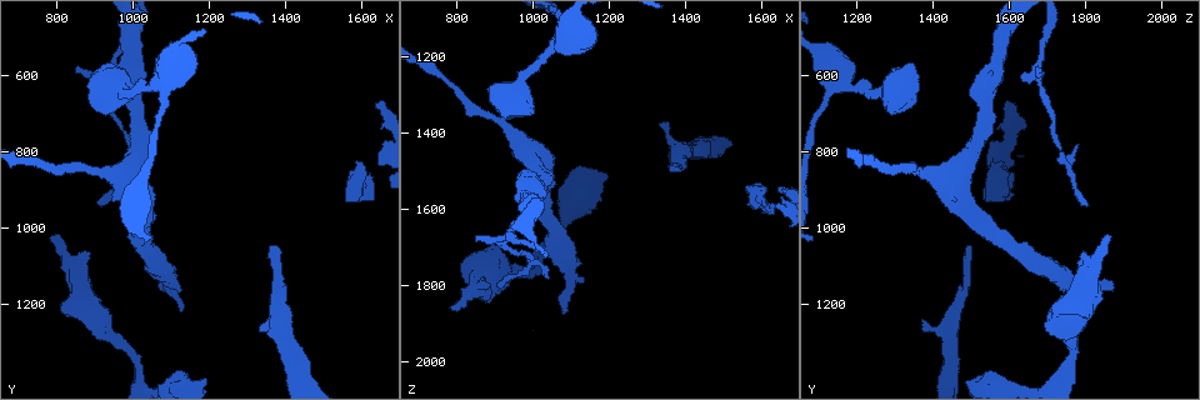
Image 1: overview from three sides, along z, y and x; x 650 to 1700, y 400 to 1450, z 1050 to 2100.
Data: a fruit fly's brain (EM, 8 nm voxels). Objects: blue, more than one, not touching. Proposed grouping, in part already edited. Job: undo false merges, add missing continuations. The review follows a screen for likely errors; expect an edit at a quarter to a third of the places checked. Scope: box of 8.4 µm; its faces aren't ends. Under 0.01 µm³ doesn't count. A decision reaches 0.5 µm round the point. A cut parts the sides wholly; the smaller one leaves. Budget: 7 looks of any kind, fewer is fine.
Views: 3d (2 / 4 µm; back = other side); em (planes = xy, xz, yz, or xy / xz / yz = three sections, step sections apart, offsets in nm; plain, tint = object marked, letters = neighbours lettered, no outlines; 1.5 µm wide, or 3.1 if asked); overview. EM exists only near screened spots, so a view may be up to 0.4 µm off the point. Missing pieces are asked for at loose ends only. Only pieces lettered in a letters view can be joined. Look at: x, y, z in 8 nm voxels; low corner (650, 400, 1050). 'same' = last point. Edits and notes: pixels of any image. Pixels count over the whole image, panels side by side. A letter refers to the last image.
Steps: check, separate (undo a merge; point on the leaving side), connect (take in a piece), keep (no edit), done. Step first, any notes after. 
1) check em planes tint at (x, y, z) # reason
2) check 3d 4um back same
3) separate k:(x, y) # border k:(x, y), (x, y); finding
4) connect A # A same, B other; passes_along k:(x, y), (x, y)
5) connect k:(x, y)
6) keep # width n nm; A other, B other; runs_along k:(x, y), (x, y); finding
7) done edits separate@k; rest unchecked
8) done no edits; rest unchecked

check em yz step 4 tint at (855, 580, 1670)

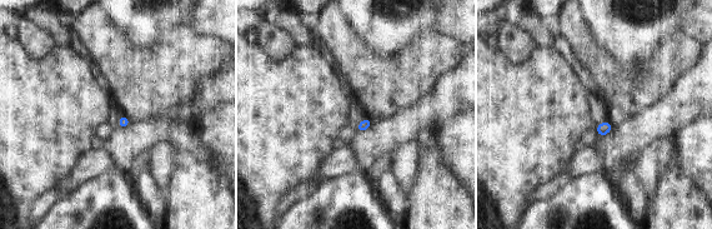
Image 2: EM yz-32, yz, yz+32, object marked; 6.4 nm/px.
check em xz step 4 tint same # another direction

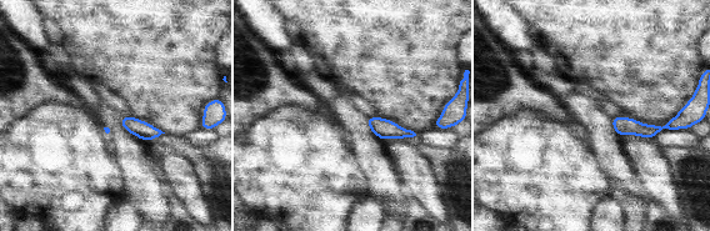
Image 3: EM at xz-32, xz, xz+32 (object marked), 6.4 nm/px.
check em xz step 4 letters same # see the neighbours

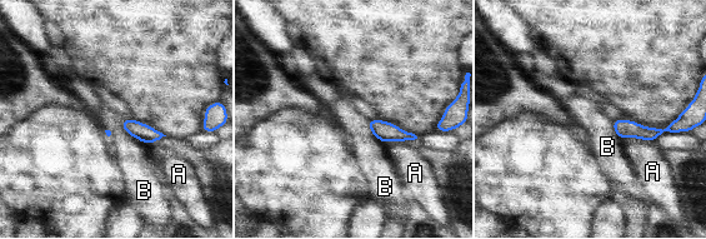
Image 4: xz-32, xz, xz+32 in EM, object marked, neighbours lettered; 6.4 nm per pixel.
keep # A other, B other; border 4:(366, 120), (370, 132), (384, 144); no lettered piece goes on from it

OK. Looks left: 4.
check 3d 2um back at (790, 1020, 1860) # an open end

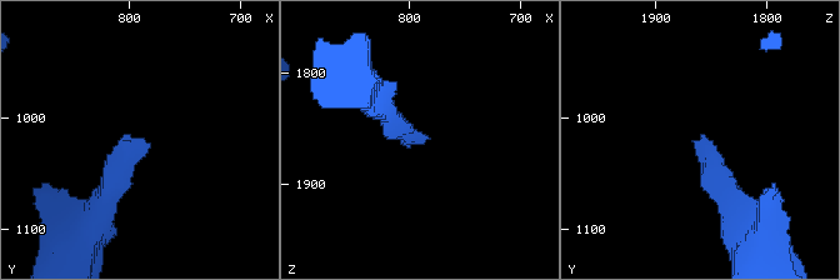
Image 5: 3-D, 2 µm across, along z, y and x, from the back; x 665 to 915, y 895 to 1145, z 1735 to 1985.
check em xy step 4 tint at (786, 1024, 1864) # now the EM

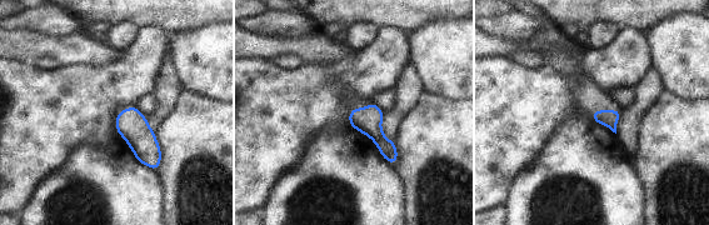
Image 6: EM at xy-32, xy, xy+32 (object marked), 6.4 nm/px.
check em xy step 4 letters same # what lies round it

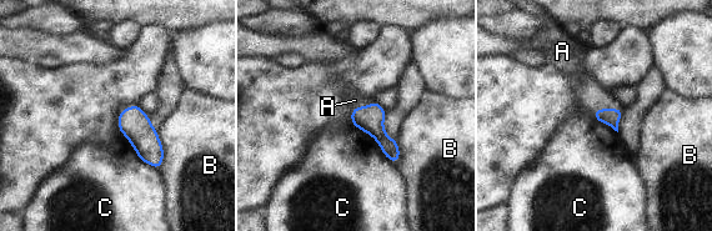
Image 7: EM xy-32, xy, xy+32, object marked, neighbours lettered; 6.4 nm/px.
connect A # A same, B other, C other; it goes on there

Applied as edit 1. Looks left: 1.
done edits connect@7; rest unchecked

